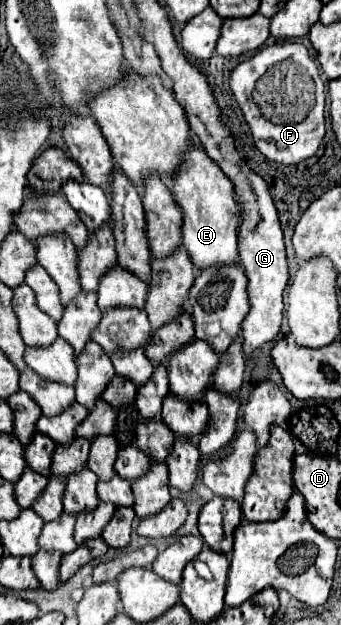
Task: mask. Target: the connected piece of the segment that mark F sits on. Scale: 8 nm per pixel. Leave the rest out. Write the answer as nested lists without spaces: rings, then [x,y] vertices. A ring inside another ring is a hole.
[[[282,42],[266,46],[256,52],[250,60],[240,62],[230,76],[230,88],[242,108],[242,114],[252,130],[256,148],[272,162],[278,164],[298,164],[316,154],[322,138],[324,138],[324,84],[320,80],[316,64],[310,60],[310,54],[304,44],[298,42]],[[274,66],[274,96],[276,100],[260,112],[258,104],[252,98],[254,86],[258,78]],[[300,100],[300,102],[298,102]],[[300,112],[300,114],[298,114]],[[272,118],[272,120],[270,120]]]

